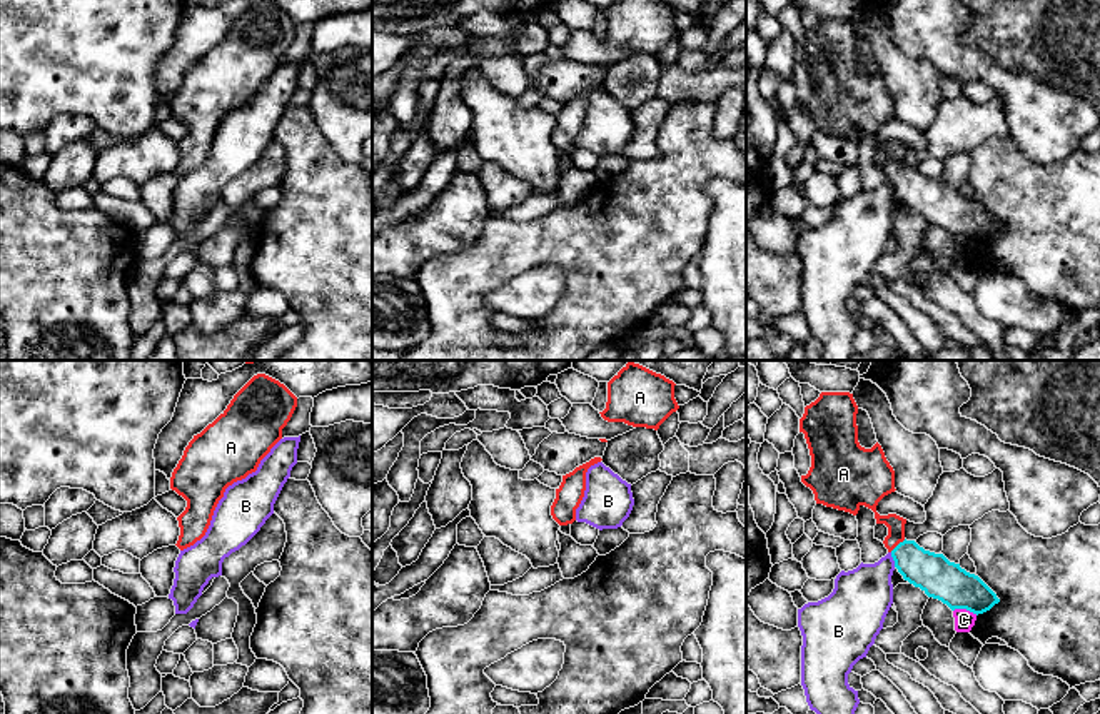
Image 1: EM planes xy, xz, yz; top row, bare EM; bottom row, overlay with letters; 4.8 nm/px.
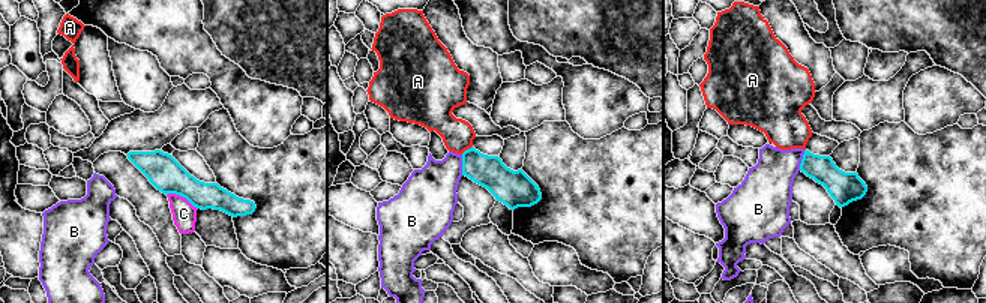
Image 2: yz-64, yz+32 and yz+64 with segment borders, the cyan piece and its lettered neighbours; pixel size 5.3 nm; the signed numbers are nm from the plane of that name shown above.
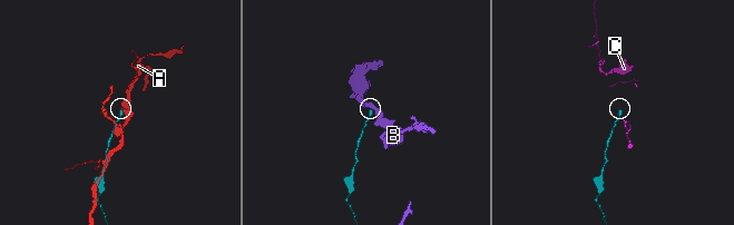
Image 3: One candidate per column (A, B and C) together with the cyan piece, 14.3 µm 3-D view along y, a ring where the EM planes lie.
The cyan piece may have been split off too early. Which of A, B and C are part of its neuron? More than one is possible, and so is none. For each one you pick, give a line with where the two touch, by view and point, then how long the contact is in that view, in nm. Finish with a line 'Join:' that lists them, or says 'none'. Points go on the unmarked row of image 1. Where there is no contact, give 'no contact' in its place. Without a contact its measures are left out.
A: meets cyan in yz at (898, 170); contact 100 nm long
Join: A

